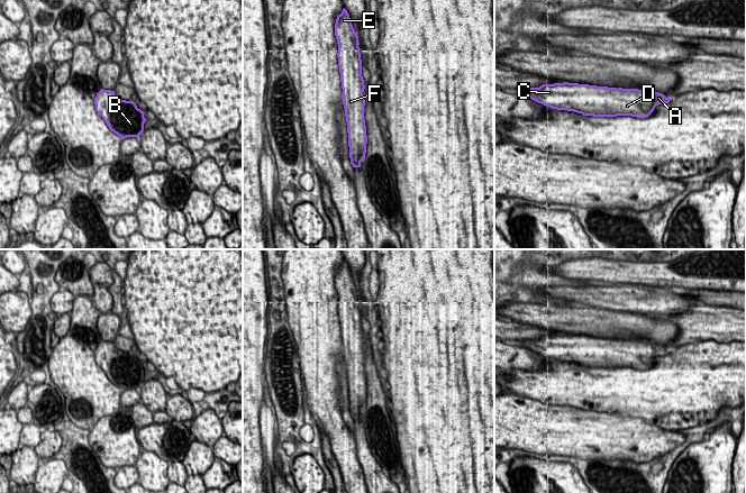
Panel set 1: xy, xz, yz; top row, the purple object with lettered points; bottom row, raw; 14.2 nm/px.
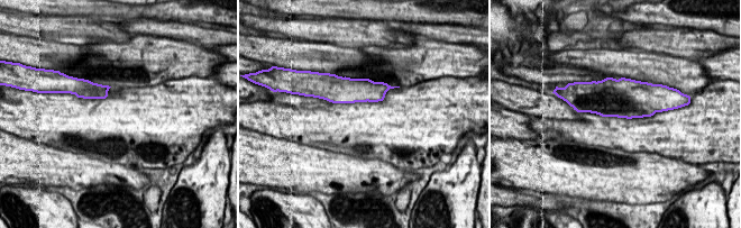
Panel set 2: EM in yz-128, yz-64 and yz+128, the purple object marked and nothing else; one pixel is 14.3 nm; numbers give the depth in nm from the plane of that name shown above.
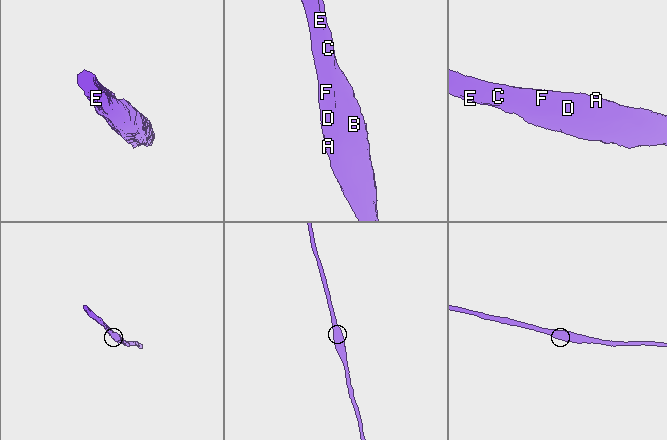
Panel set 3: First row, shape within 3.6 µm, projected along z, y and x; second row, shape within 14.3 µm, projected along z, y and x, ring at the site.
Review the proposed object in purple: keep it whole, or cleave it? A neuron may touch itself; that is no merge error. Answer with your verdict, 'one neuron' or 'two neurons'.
one neuron

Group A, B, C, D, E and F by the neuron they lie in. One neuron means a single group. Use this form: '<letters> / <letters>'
A B C D E F

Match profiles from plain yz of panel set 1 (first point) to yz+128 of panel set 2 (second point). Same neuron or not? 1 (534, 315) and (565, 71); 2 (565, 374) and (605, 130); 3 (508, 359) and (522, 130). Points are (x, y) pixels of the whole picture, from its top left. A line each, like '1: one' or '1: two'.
1: two
2: one
3: two

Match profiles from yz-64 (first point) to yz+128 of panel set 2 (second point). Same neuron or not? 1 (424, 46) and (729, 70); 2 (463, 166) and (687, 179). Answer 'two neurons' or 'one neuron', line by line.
1: one neuron
2: two neurons

